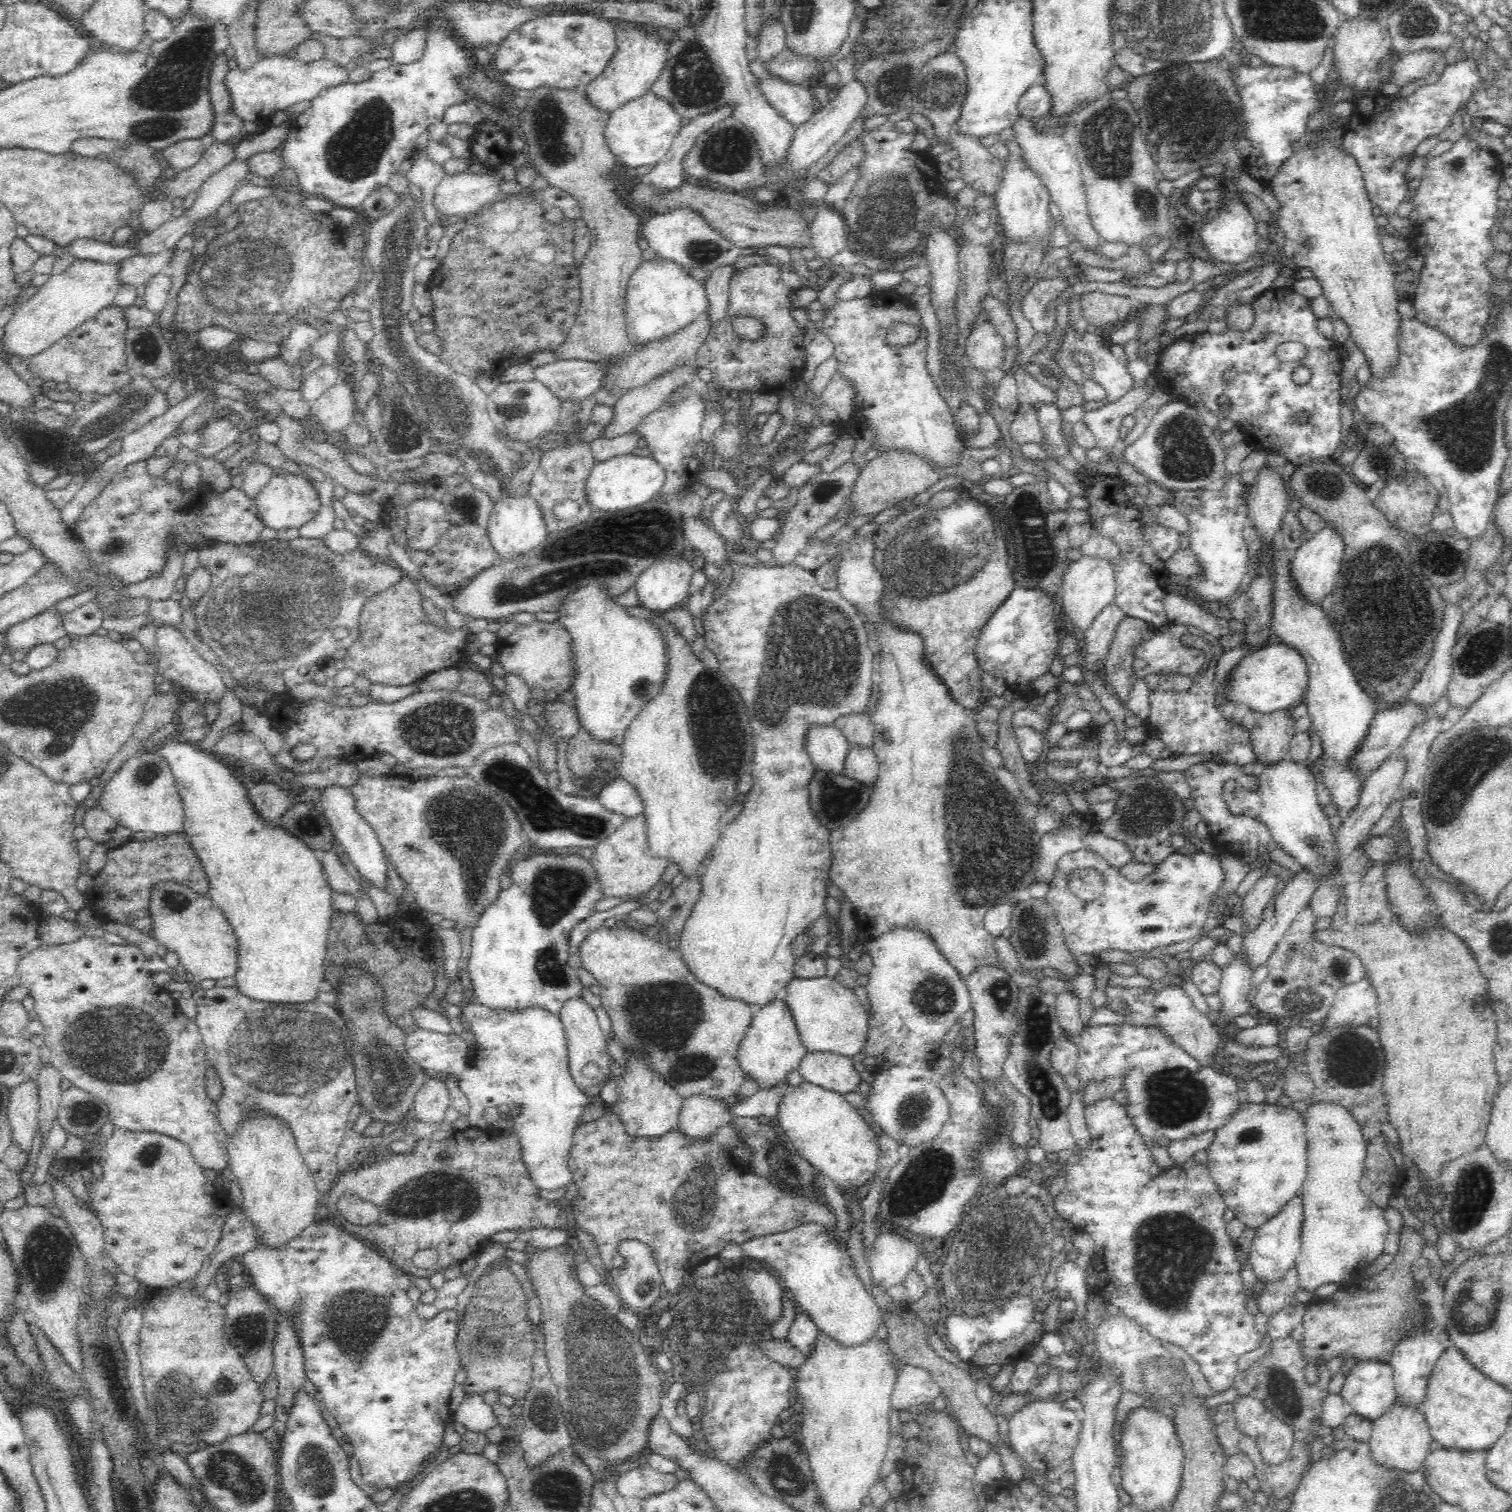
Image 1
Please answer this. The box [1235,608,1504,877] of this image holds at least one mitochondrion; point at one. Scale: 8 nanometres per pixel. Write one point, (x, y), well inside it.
(1447, 802)

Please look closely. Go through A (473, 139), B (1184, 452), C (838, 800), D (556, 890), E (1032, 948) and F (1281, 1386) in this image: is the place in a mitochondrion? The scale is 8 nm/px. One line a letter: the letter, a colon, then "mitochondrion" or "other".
A: other
B: mitochondrion
C: mitochondrion
D: mitochondrion
E: mitochondrion
F: mitochondrion

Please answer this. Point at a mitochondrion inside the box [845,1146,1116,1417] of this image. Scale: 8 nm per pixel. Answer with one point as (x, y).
(1013, 1256)

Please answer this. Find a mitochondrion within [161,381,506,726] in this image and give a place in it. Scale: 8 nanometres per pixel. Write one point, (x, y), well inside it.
(264, 614)

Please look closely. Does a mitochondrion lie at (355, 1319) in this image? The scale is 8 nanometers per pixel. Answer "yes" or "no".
yes

